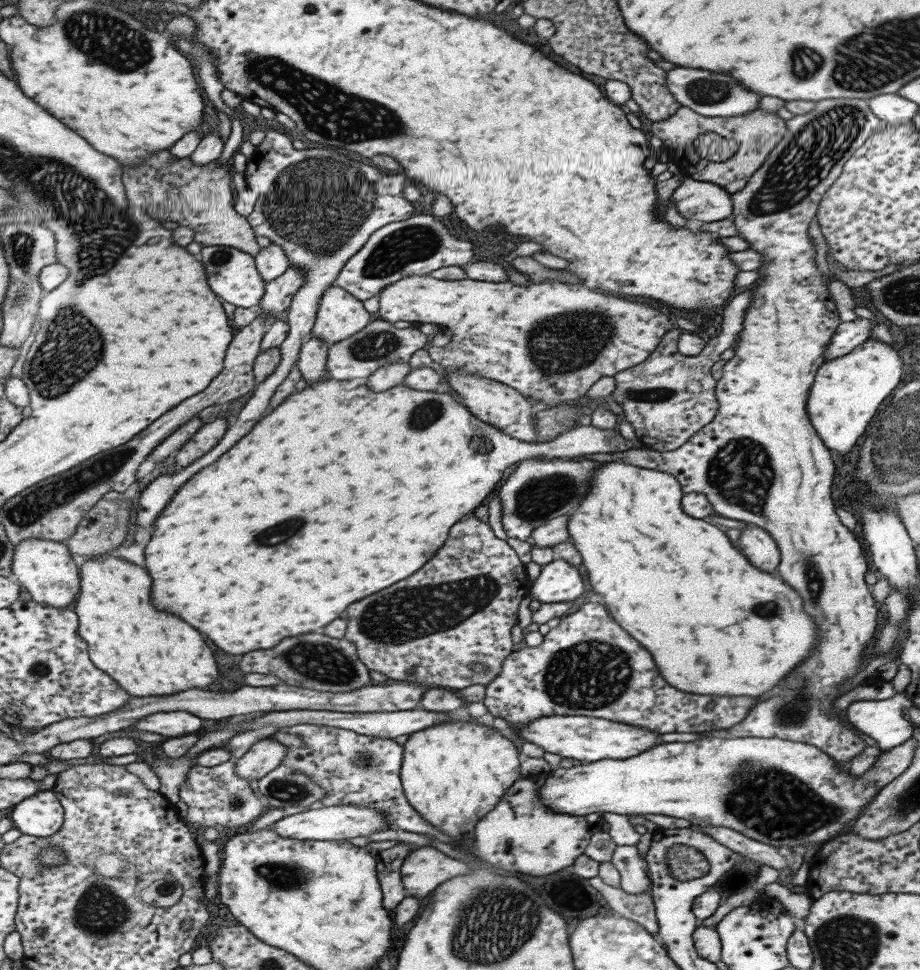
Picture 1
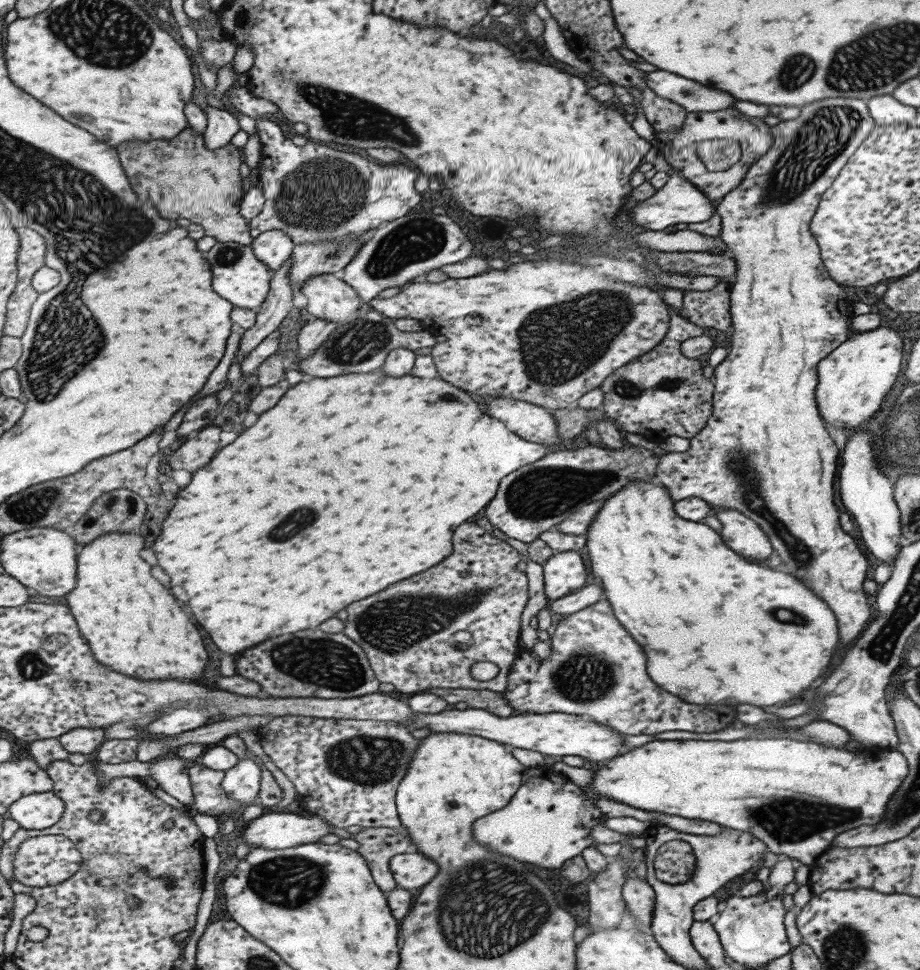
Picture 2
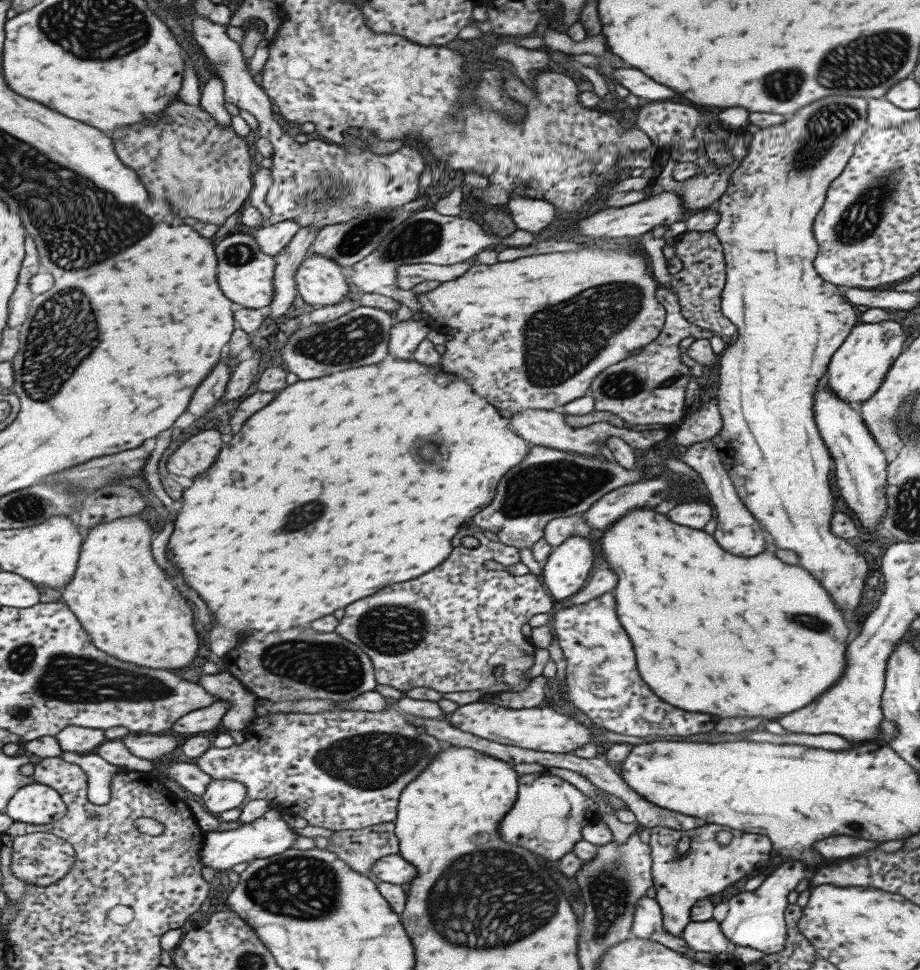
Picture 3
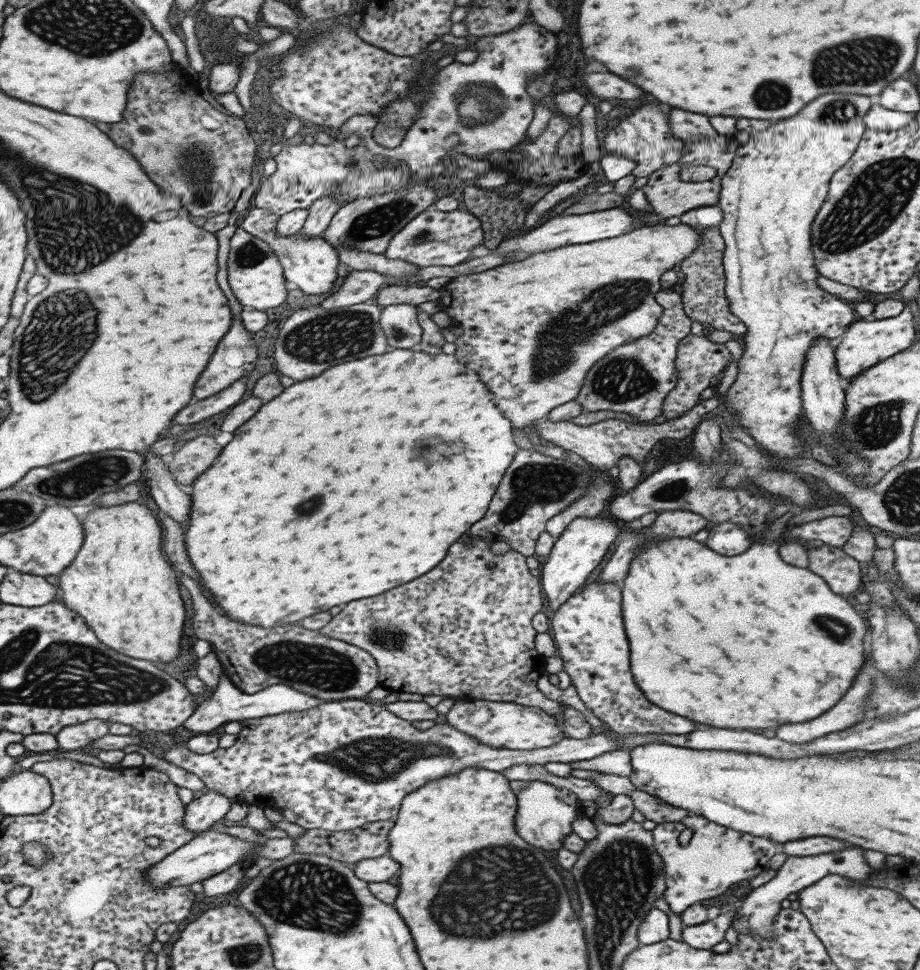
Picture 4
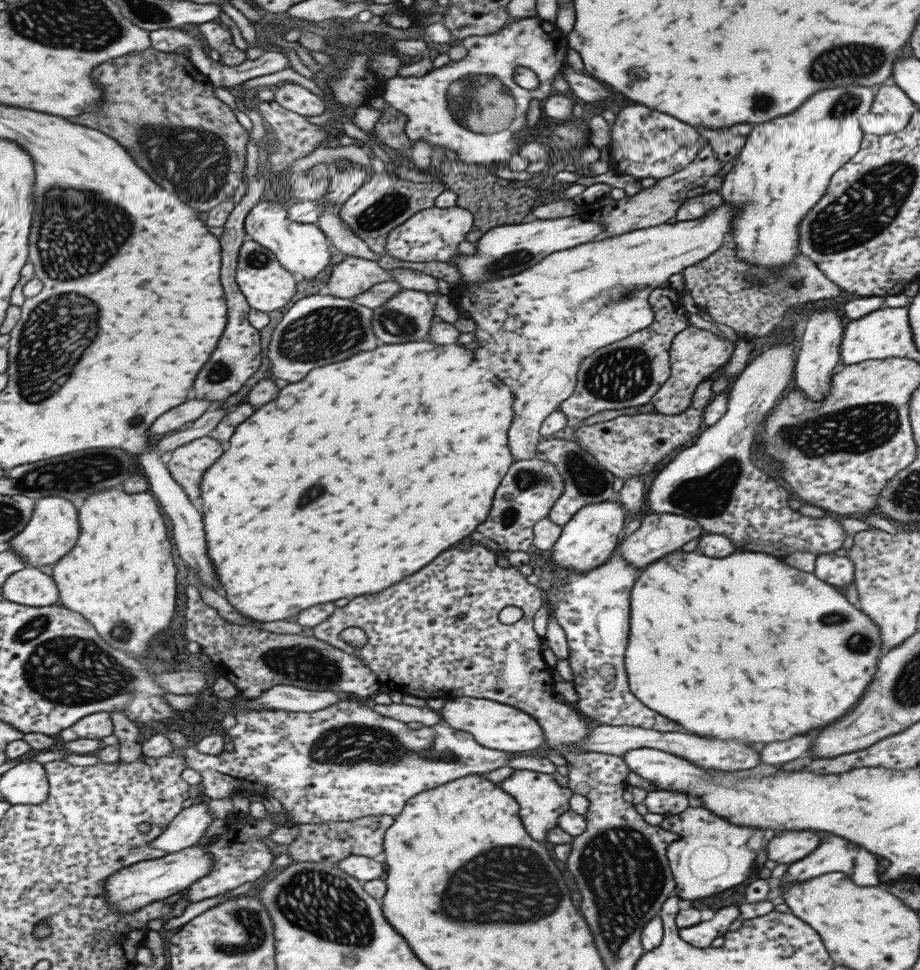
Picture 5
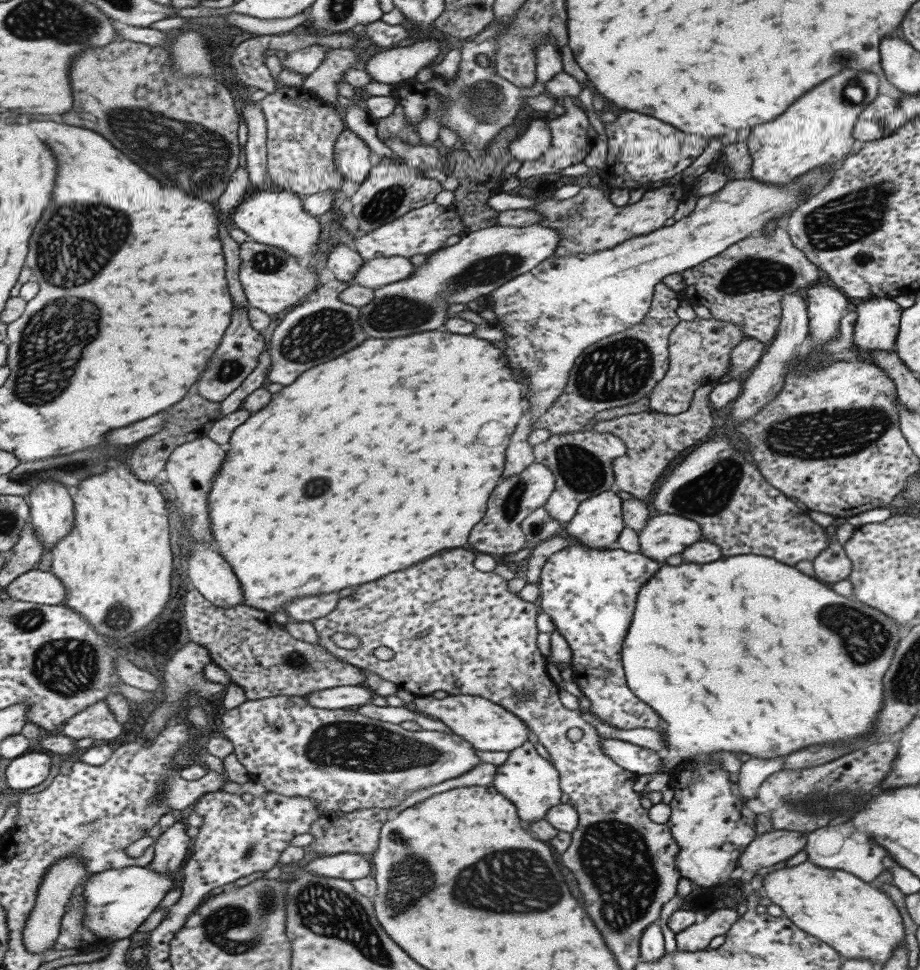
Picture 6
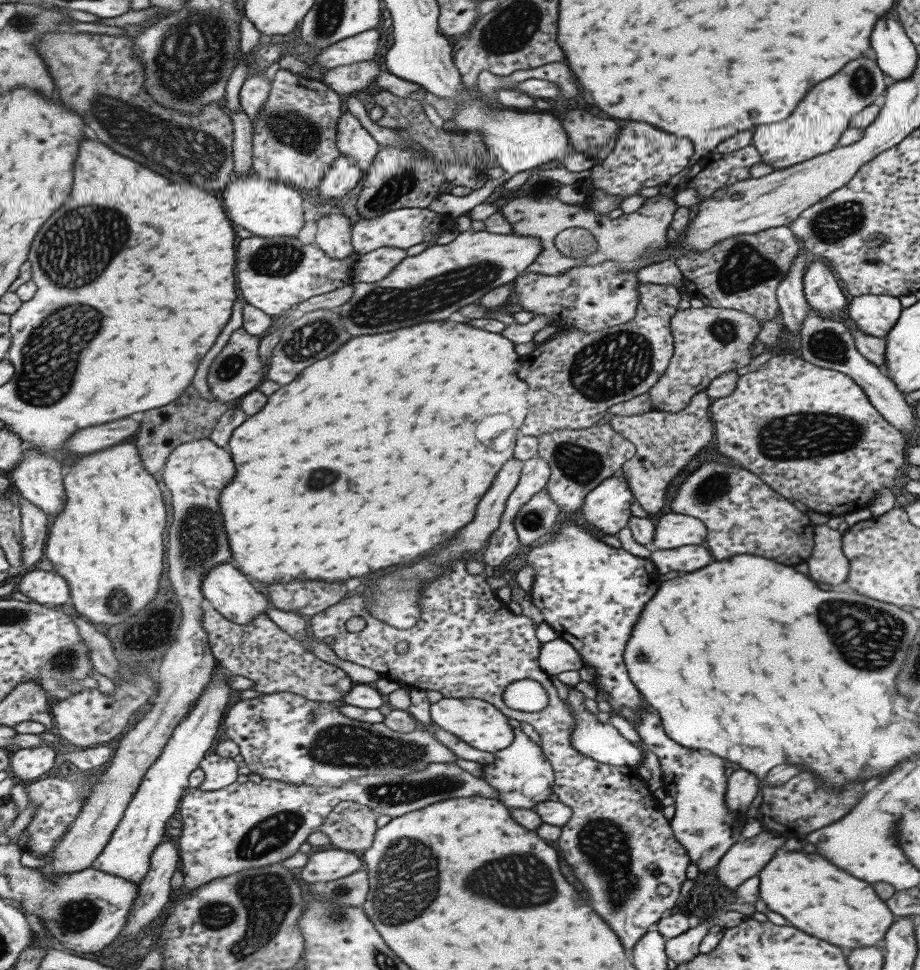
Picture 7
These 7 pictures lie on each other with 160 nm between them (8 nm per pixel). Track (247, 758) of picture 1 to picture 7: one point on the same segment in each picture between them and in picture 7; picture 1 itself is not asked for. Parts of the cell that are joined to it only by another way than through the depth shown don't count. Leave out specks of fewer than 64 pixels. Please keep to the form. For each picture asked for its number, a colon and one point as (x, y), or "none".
2: (241, 782)
3: (219, 795)
4: (205, 812)
5: (185, 829)
6: (170, 848)
7: (154, 891)

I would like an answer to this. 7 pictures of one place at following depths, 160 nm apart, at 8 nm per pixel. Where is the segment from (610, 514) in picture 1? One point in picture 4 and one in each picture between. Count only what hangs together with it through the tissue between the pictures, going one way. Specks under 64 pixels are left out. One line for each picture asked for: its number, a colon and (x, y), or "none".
2: (673, 585)
3: (714, 633)
4: (749, 641)

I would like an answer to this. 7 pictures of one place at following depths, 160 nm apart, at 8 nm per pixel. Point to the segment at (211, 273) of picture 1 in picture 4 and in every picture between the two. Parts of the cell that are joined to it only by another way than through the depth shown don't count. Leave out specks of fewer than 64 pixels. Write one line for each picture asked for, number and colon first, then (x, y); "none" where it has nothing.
2: (238, 277)
3: (244, 273)
4: (254, 274)

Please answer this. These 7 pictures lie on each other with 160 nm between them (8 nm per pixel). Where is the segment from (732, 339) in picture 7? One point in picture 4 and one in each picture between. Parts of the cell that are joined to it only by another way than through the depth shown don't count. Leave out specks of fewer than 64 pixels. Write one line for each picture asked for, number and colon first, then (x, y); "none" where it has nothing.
4: (697, 360)
5: (694, 354)
6: (699, 350)

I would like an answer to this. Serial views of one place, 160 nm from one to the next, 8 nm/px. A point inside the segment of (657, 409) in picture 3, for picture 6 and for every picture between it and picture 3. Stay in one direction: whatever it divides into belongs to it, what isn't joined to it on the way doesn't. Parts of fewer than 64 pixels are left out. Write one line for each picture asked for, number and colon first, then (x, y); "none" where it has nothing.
4: (634, 378)
5: (626, 373)
6: (615, 371)

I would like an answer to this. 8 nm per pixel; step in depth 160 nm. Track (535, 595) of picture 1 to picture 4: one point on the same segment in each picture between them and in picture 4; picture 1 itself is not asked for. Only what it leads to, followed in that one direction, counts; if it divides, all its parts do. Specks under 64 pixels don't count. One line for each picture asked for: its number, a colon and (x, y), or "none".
2: (563, 572)
3: (567, 566)
4: (581, 546)

